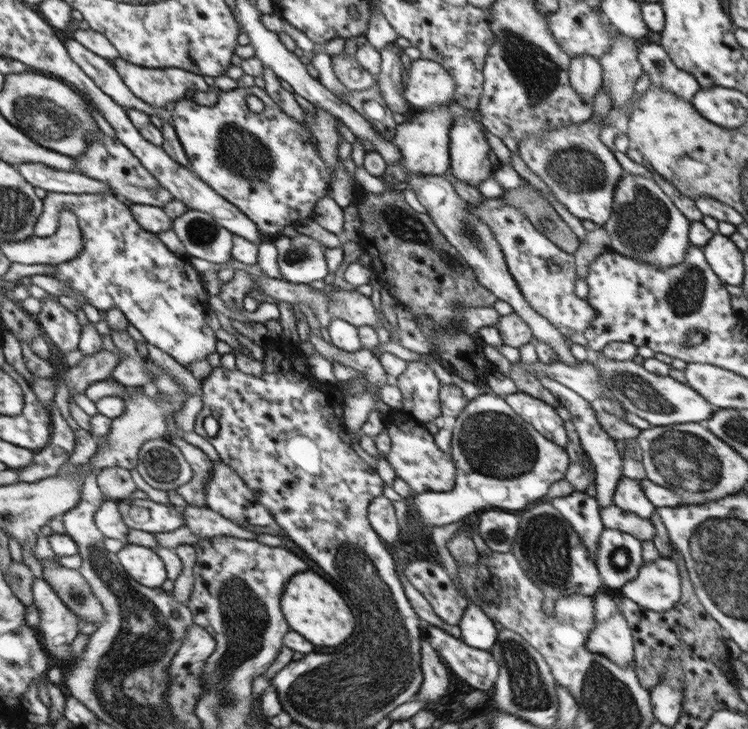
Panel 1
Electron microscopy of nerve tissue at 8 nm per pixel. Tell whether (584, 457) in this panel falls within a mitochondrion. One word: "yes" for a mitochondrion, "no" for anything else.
no

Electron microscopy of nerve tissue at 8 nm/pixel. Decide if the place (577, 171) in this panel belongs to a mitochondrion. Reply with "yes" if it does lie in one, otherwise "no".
yes

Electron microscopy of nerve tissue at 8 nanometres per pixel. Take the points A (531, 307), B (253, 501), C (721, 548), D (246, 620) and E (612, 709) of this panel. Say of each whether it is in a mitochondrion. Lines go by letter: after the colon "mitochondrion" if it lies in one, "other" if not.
A: other
B: other
C: mitochondrion
D: mitochondrion
E: mitochondrion

